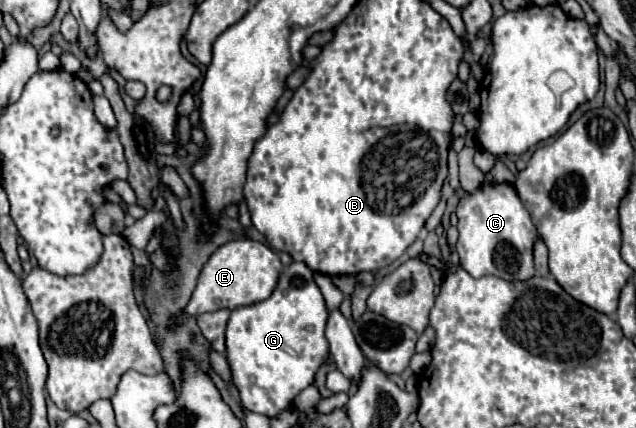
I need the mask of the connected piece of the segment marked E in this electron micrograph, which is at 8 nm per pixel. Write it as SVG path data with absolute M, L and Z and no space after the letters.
M233 240L223 244L203 266L199 274L197 288L191 294L189 304L185 306L185 316L199 316L205 312L215 312L221 308L237 308L251 306L255 302L267 300L277 286L277 278L281 272L279 256L261 242L255 240Z

